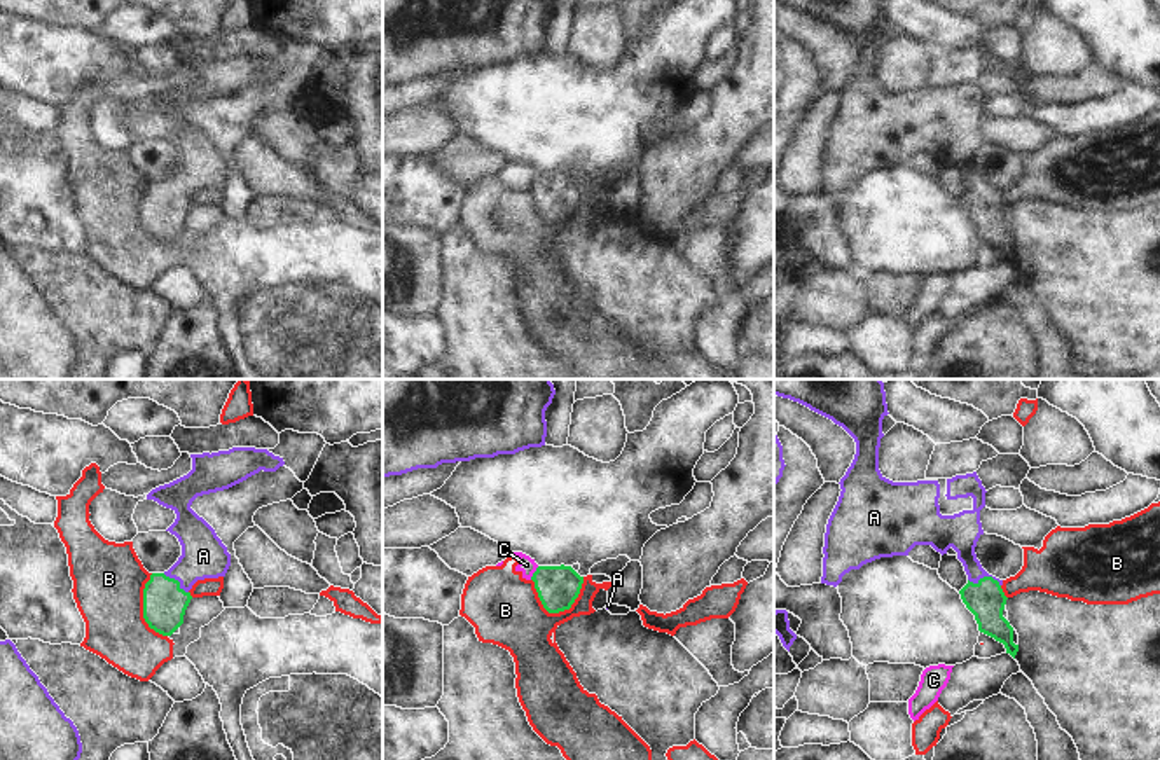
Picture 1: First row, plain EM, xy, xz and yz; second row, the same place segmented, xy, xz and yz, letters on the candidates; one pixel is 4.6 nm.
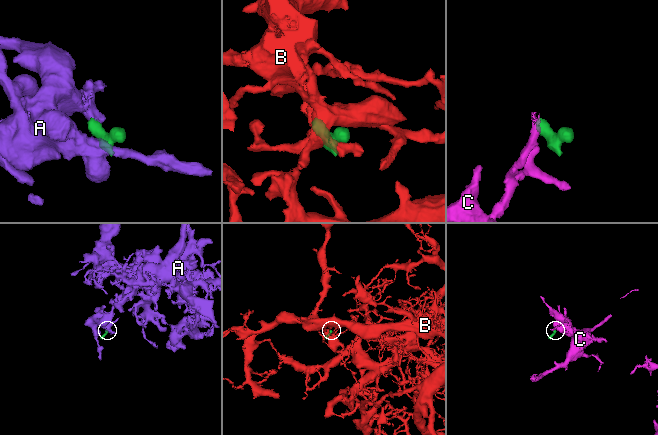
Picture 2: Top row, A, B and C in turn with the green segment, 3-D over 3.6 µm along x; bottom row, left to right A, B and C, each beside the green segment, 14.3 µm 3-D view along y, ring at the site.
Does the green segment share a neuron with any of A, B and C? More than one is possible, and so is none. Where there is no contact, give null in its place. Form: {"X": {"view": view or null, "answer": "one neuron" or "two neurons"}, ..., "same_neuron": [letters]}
{"A": {"view": "yz", "answer": "one neuron"}, "B": {"view": "xz", "answer": "two neurons"}, "C": {"view": "xz", "answer": "two neurons"}, "same_neuron": ["A"]}

